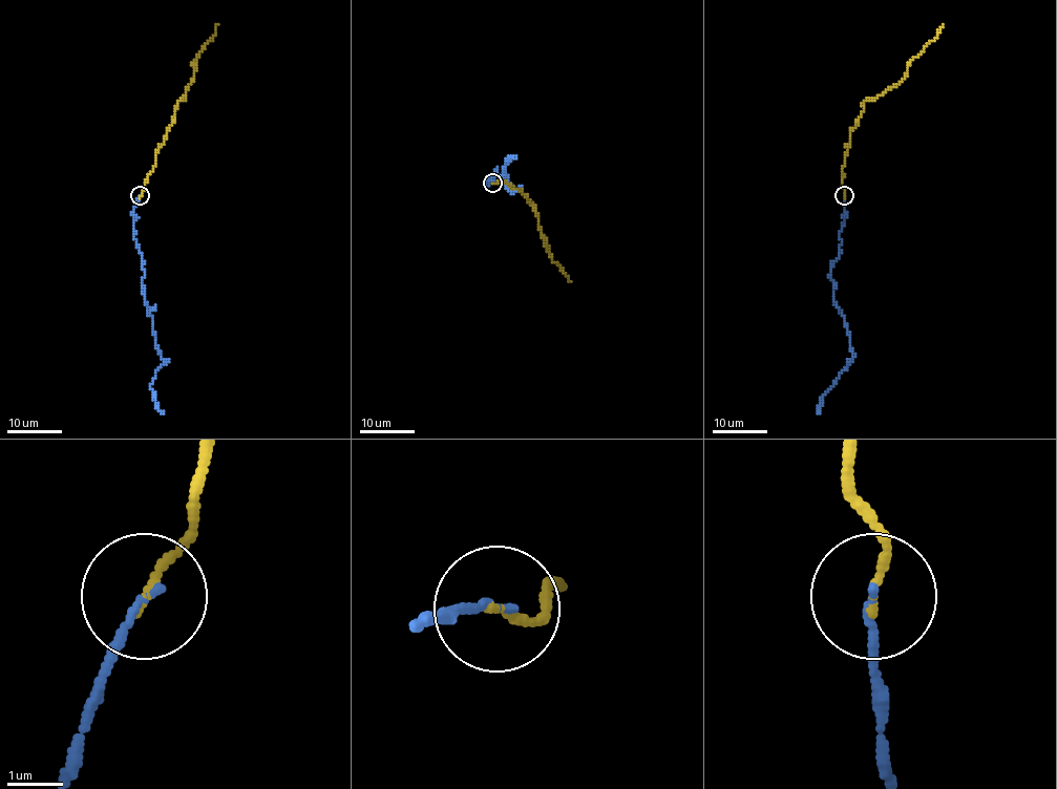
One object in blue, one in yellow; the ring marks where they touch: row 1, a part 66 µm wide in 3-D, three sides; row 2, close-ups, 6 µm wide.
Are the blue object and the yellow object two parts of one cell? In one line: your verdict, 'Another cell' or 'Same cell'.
Same cell

